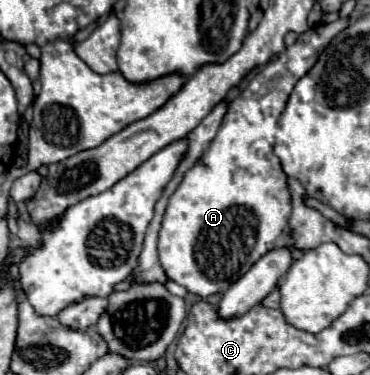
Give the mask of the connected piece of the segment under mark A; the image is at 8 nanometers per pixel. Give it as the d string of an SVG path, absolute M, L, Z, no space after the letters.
M347 16L303 32L293 46L287 46L285 52L257 70L255 78L231 102L217 136L169 198L159 230L159 262L169 280L207 298L225 292L265 252L275 248L275 240L287 228L291 216L287 174L271 150L277 118L297 80L315 66L321 50L349 22Z

